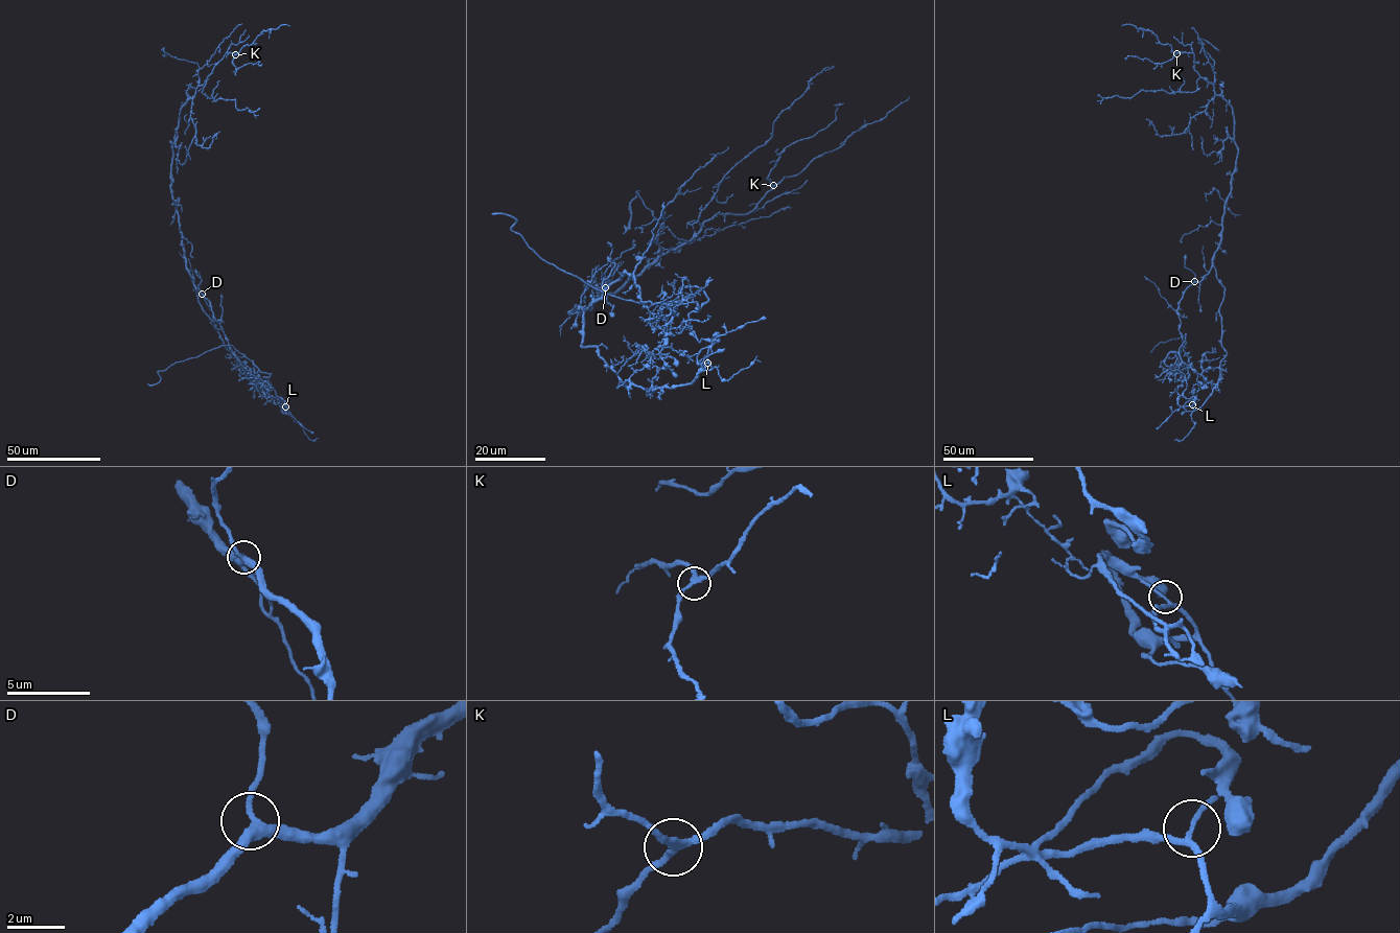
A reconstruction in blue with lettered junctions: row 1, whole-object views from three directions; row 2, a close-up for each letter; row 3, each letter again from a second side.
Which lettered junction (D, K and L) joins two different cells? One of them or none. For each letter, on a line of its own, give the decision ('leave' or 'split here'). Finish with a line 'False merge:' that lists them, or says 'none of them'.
D: leave
K: leave
L: split here
False merge: L

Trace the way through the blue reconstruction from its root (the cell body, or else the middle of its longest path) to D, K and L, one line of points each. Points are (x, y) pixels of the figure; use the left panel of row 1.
D: (180, 234), (187, 269), (202, 294)
K: (180, 234), (171, 188), (171, 147), (180, 109), (193, 97), (195, 90), (205, 83), (227, 52), (235, 54)
L: (180, 234), (197, 302), (224, 346), (236, 355), (241, 370), (276, 398), (282, 411), (287, 412), (285, 406)

